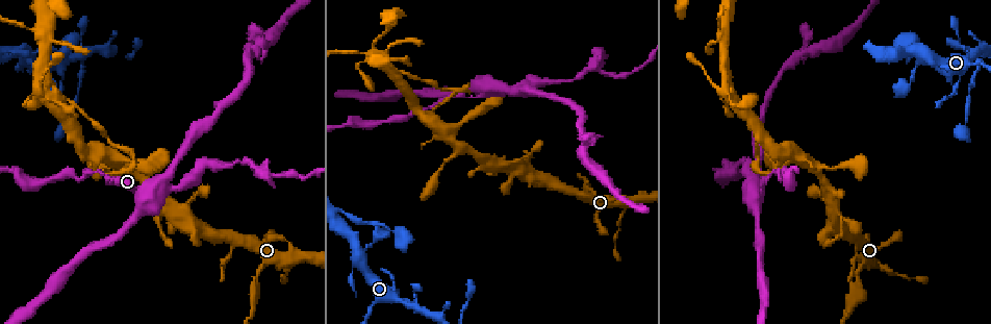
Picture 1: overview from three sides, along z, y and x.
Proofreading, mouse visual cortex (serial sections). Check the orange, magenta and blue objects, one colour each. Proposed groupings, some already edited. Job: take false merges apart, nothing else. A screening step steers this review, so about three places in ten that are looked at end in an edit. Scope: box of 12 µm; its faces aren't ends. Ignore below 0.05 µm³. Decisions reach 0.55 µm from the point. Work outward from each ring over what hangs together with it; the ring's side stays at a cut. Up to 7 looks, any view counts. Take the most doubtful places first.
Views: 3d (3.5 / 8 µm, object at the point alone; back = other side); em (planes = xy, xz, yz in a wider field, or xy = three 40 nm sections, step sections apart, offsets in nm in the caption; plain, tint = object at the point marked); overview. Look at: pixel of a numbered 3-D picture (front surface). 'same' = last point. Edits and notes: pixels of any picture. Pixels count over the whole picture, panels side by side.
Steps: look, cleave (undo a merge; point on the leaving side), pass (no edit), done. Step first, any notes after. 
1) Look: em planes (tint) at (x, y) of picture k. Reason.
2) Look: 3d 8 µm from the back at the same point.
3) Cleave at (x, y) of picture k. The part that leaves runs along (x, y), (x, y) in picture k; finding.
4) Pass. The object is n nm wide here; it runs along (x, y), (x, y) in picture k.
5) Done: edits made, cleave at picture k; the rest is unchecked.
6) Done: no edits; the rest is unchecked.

Look: 3d 3.5 µm at (81, 53) of picture 1. Abrupt turn.

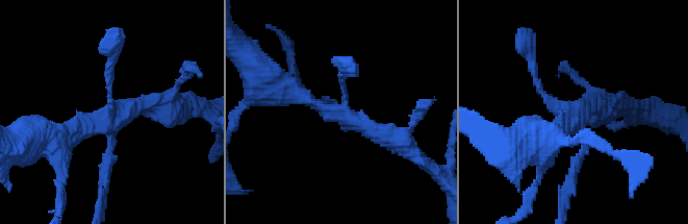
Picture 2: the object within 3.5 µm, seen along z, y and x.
Look: em xy step 1 (plain) at (570, 117) of picture 2.

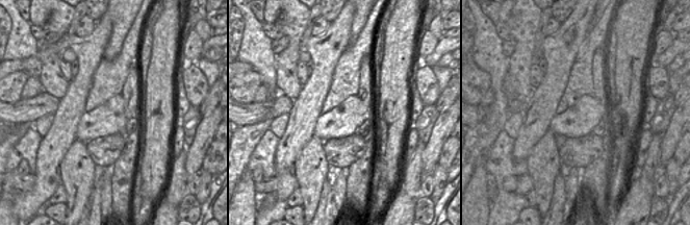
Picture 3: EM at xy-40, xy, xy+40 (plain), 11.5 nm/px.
Look: em xy step 1 (tint) at the same point.

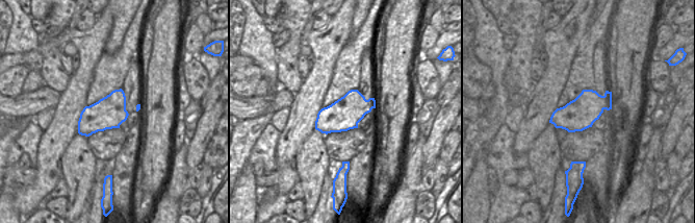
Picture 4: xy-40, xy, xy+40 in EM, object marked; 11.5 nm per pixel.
Pass. It runs along (52, 138), (104, 125), (110, 64) in picture 2; one cell here.

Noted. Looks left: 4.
Look: 3d 3.5 µm at (727, 92) of picture 1. Abrupt turn.

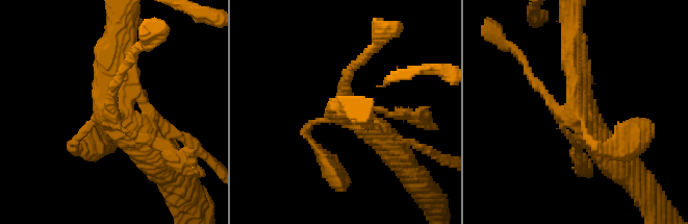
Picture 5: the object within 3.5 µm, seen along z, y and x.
Look: em xy step 5 (tint) at (578, 116) of picture 5.

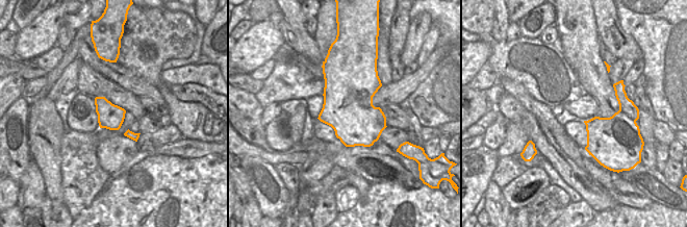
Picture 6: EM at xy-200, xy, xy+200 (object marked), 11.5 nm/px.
Look: em xy step 1 (tint) at the same point. Another direction.

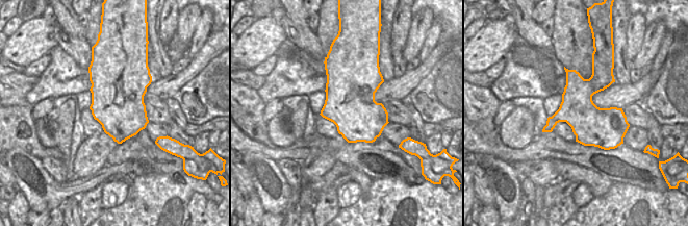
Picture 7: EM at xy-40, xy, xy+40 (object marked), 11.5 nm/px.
Pass. It runs along (155, 154), (107, 116), (110, 45) in picture 5; all the same cell.

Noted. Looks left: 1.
Done: no edits; the rest is unchecked.

